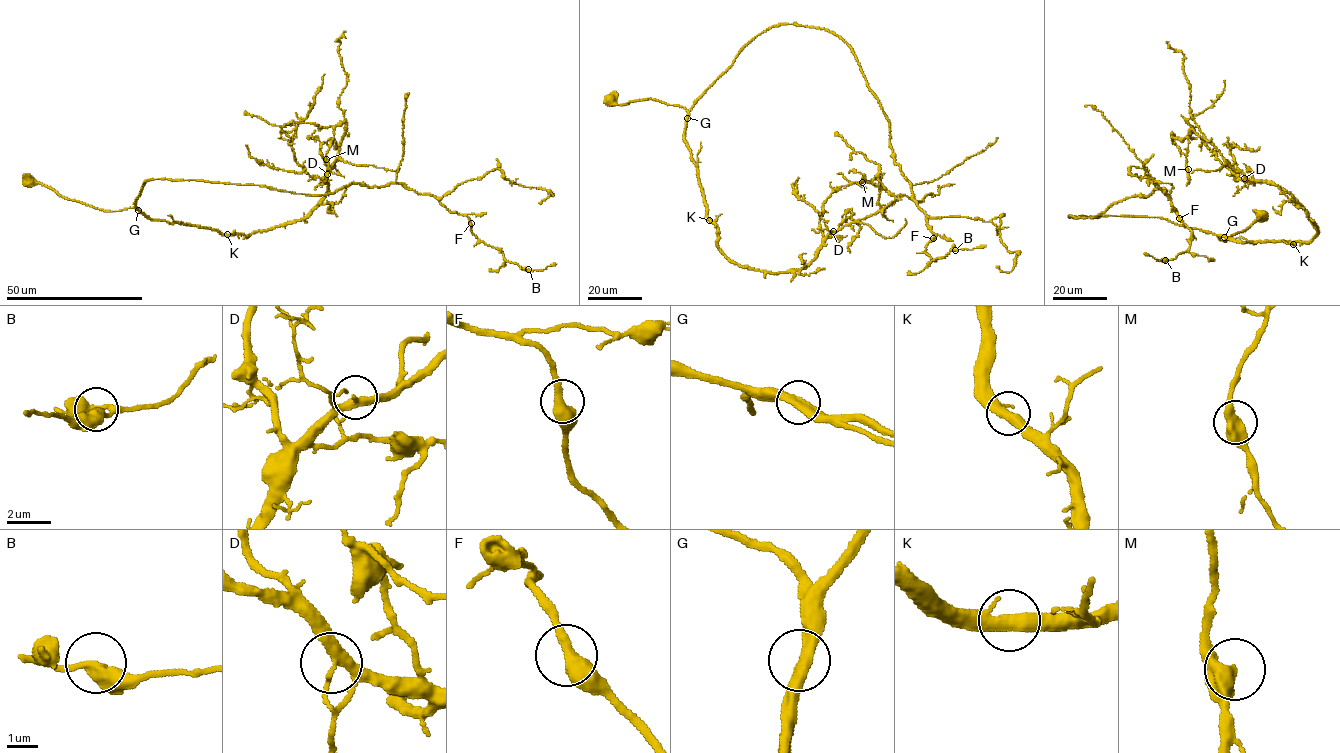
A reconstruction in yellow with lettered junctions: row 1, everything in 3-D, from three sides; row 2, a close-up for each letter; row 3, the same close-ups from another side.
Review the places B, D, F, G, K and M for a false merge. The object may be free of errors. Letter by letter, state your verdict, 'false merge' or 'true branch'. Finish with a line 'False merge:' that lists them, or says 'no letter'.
B: true branch
D: true branch
F: true branch
G: true branch
K: true branch
M: true branch
False merge: no letter

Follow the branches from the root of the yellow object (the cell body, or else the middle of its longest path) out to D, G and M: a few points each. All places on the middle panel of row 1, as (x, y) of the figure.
D: (609, 101), (651, 98), (686, 110), (685, 143), (706, 216), (718, 248), (733, 262), (799, 270), (833, 231)
G: (609, 101), (623, 104), (655, 99), (684, 107), (687, 118)
M: (609, 101), (686, 110), (706, 216), (740, 265), (801, 270), (827, 236), (895, 199), (862, 182)

